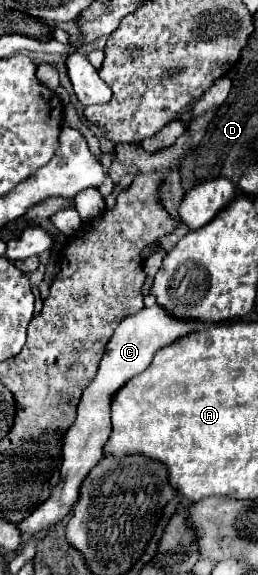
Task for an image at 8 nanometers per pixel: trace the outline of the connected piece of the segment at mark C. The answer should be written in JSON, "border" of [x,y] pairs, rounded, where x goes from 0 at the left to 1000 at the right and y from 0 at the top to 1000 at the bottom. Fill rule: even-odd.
{"border":[[[597,529],[589,536],[558,536],[535,546],[481,553],[457,563],[426,595],[411,598],[411,612],[388,630],[372,657],[318,682],[302,723],[287,730],[287,737],[264,744],[264,751],[248,755],[248,803],[240,803],[240,817],[233,817],[233,835],[202,849],[178,877],[155,877],[101,904],[62,911],[62,918],[78,925],[140,929],[155,922],[202,922],[225,908],[240,908],[279,890],[287,877],[302,873],[302,849],[318,845],[326,831],[357,821],[357,814],[388,803],[395,776],[411,772],[411,765],[426,758],[426,696],[434,696],[442,682],[457,675],[473,675],[473,668],[488,668],[488,661],[558,647],[612,605],[674,595],[682,588],[736,581],[744,574],[767,574],[767,567],[775,567],[775,560],[760,560],[760,557],[705,557],[705,553],[659,550],[620,529]]]}

